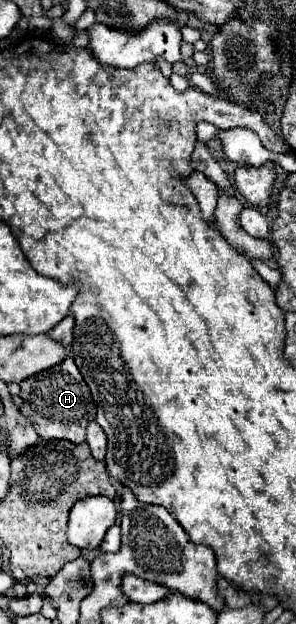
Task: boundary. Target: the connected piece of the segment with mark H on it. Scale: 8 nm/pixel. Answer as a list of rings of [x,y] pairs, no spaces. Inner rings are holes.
[[[66,358],[62,364],[20,382],[20,398],[24,400],[20,406],[22,414],[30,418],[42,440],[68,440],[82,444],[86,440],[86,426],[96,418],[96,406],[90,390],[72,358]]]

